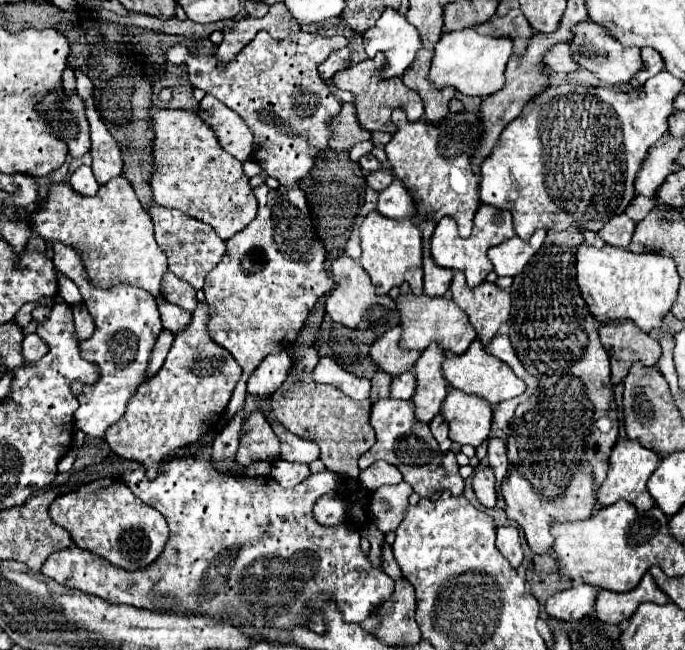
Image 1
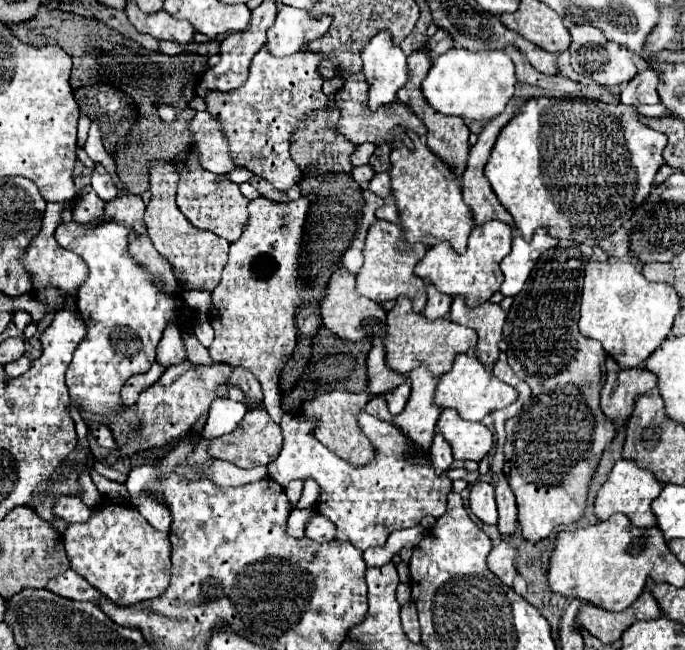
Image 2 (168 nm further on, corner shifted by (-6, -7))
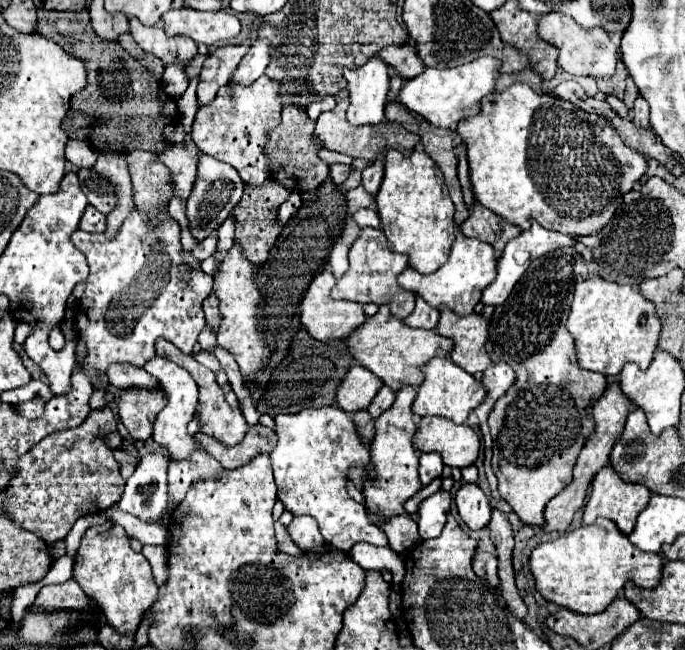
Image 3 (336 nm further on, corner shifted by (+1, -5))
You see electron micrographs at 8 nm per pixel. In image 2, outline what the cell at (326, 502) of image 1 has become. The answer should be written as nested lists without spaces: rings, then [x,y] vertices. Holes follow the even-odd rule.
[[[314,513],[314,515],[312,515],[312,521],[308,521],[306,537],[308,537],[308,539],[314,539],[314,541],[318,541],[318,543],[332,541],[332,539],[336,537],[336,527],[334,527],[334,523],[330,523],[326,517]]]

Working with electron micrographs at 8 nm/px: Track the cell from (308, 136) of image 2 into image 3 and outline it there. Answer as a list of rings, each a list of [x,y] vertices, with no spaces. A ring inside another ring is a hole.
[[[287,105],[281,123],[271,129],[265,153],[273,165],[273,179],[281,181],[291,191],[313,191],[329,177],[329,165],[319,159],[319,149],[323,147],[319,139],[313,135],[315,121],[307,115],[305,107]]]

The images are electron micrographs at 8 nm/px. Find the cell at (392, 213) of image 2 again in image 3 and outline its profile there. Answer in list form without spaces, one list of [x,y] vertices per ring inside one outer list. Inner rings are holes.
[[[359,209],[355,215],[353,215],[353,219],[357,221],[357,225],[361,227],[361,229],[365,229],[365,227],[375,227],[375,229],[381,229],[381,221],[379,221],[379,215],[377,215],[377,211],[375,209]]]

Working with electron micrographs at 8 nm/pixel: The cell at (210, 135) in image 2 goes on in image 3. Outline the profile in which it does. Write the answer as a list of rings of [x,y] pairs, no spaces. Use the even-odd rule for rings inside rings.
[[[191,133],[185,135],[183,143],[173,145],[171,149],[159,153],[159,159],[171,169],[173,183],[175,183],[175,195],[187,199],[189,191],[193,187],[193,181],[197,177],[197,161],[203,153],[195,147]]]

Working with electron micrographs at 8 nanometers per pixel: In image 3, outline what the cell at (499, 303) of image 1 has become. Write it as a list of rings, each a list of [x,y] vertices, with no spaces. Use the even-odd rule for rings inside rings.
[[[449,307],[441,309],[437,331],[455,341],[451,361],[477,377],[491,365],[491,359],[485,351],[485,343],[489,339],[487,329],[489,323],[481,313],[459,317]]]

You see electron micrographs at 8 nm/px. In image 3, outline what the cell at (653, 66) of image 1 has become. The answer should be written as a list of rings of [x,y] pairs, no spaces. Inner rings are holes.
[[[637,95],[635,105],[633,105],[633,121],[639,127],[647,127],[649,125],[649,105],[643,99],[643,95]]]

